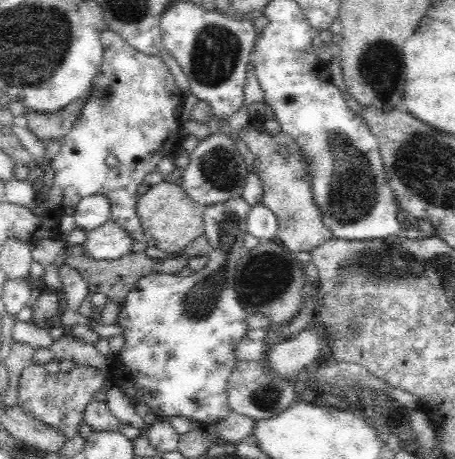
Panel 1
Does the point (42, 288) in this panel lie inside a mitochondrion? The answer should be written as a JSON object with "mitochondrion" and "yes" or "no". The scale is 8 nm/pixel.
{"mitochondrion":"no"}

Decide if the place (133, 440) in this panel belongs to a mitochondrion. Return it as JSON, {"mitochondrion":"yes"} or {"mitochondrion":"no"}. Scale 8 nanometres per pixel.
{"mitochondrion":"no"}

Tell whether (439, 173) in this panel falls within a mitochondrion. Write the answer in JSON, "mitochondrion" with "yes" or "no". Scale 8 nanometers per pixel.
{"mitochondrion":"yes"}

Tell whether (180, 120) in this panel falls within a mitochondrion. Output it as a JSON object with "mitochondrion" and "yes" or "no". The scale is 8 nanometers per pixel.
{"mitochondrion":"no"}

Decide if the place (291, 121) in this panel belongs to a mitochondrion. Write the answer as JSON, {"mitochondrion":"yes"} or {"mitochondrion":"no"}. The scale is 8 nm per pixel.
{"mitochondrion":"no"}

